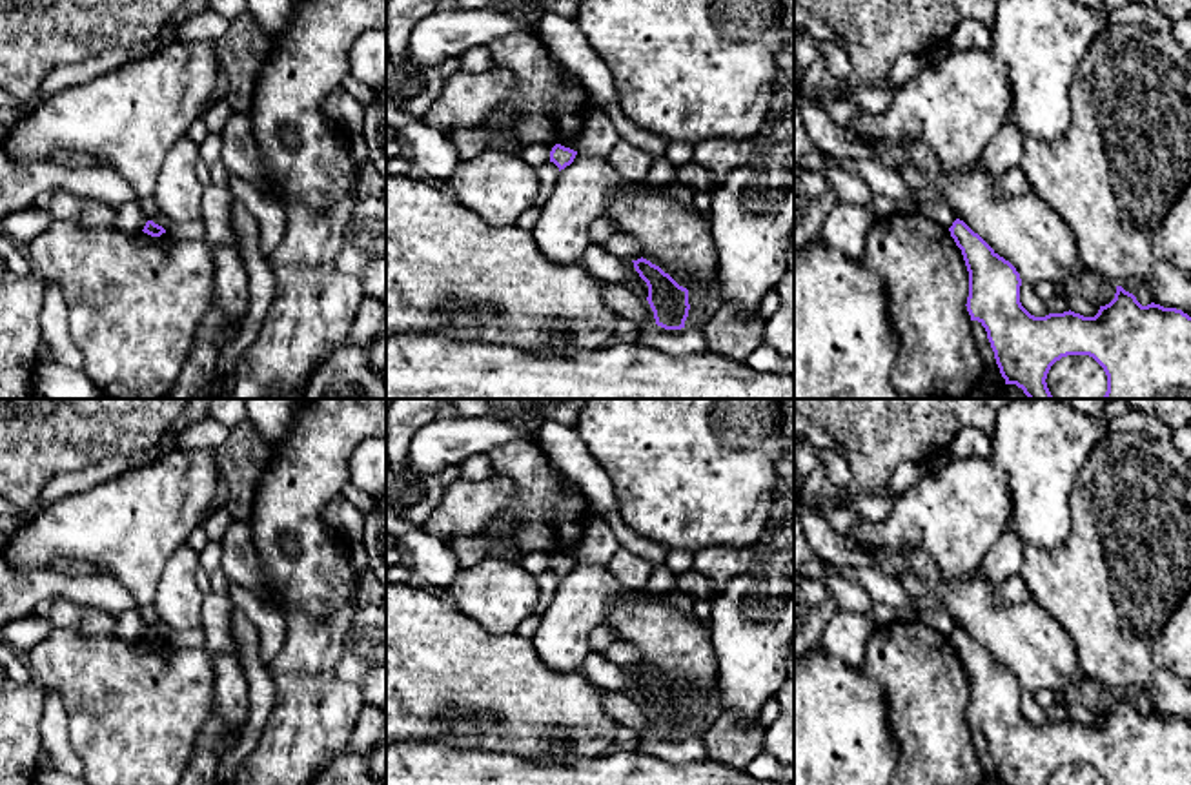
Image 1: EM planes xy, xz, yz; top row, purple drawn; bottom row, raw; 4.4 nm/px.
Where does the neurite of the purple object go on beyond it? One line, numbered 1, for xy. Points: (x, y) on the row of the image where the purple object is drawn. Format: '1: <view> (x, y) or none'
1: none

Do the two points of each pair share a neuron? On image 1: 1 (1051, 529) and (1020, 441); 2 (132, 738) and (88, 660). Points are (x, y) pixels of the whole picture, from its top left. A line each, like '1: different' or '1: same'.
1: same
2: same

